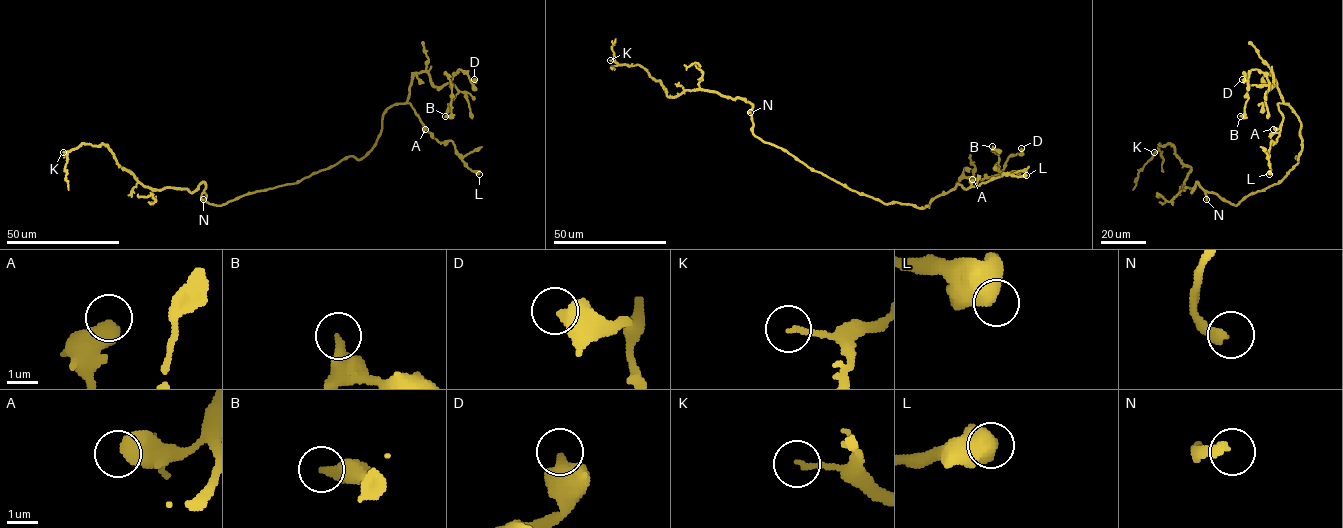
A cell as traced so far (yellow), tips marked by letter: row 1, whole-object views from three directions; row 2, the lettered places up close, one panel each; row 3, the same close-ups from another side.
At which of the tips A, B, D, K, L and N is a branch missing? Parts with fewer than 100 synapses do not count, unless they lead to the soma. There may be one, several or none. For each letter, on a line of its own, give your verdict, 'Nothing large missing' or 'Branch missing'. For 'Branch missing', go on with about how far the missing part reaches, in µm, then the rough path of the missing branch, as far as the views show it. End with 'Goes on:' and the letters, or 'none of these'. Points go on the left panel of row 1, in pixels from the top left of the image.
A: Nothing large missing
B: Nothing large missing
D: Nothing large missing
K: Nothing large missing
L: Nothing large missing
N: Branch missing. Missing length about 70 µm. Course of what is missing: (203, 199), (206, 199), (202, 202), (194, 234), (185, 239)
Goes on: N

